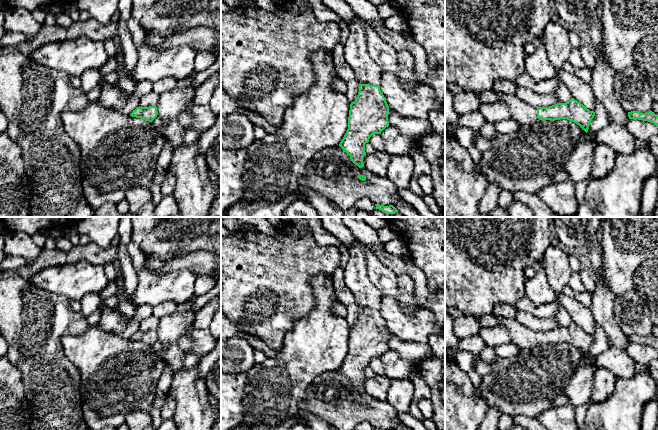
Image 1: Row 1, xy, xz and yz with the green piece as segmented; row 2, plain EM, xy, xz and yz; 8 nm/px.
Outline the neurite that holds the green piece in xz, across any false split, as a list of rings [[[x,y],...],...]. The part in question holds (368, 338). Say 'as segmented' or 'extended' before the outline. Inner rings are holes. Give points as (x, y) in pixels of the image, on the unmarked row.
extended; [[[355,239],[348,251],[350,259],[344,267],[344,281],[359,306],[359,316],[350,328],[348,353],[339,370],[361,392],[365,368],[373,358],[381,358],[389,350],[389,330],[379,310],[382,295],[368,277],[367,250]]]

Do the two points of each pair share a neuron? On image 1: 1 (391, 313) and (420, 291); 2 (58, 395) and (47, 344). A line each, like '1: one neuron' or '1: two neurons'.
1: two neurons
2: one neuron

